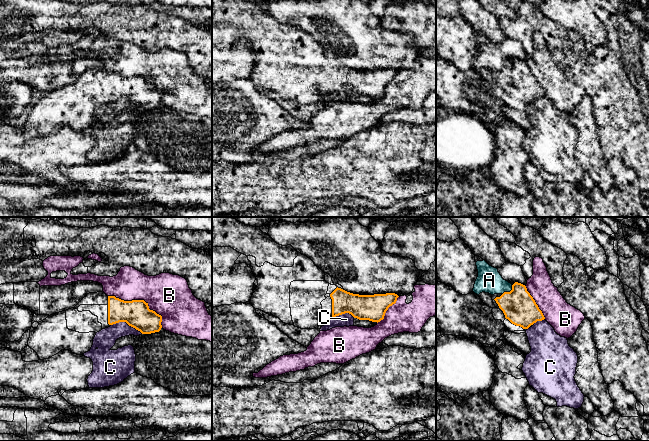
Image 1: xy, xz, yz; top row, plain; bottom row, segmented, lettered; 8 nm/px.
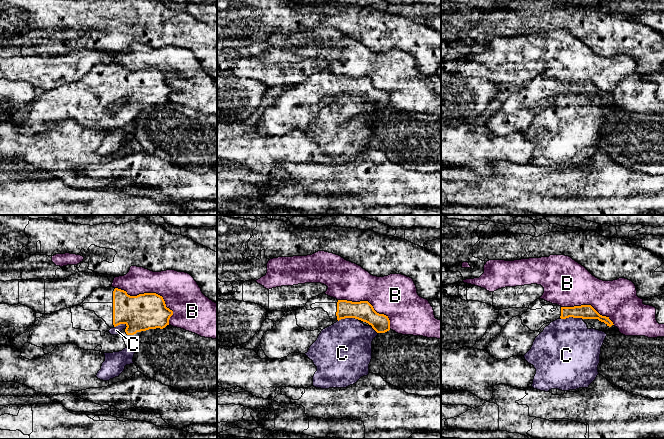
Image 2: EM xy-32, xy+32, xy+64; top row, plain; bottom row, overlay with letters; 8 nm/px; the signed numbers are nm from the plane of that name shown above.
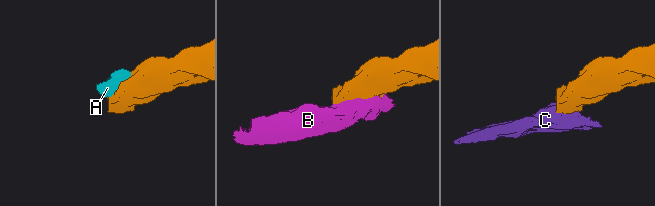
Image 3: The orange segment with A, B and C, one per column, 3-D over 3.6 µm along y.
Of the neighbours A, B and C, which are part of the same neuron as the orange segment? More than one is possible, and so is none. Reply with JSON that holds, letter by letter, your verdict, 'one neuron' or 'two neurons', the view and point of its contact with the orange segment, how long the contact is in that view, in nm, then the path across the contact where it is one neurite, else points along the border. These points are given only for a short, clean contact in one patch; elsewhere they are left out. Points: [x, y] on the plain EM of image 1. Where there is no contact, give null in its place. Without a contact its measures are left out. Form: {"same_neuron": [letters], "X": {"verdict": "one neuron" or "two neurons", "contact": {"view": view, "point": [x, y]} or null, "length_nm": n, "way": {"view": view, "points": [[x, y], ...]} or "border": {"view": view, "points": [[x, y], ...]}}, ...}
{"same_neuron": [], "A": {"verdict": "two neurons", "contact": {"view": "yz", "point": [508, 68]}, "length_nm": 120}, "B": {"verdict": "two neurons", "contact": {"view": "xy", "point": [141, 76]}, "length_nm": 500}, "C": {"verdict": "two neurons", "contact": {"view": "xy", "point": [127, 99]}, "length_nm": 260, "border": {"view": "xy", "points": [[111, 100], [126, 98], [142, 109]]}}}

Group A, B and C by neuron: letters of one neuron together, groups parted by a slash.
A / B / C

